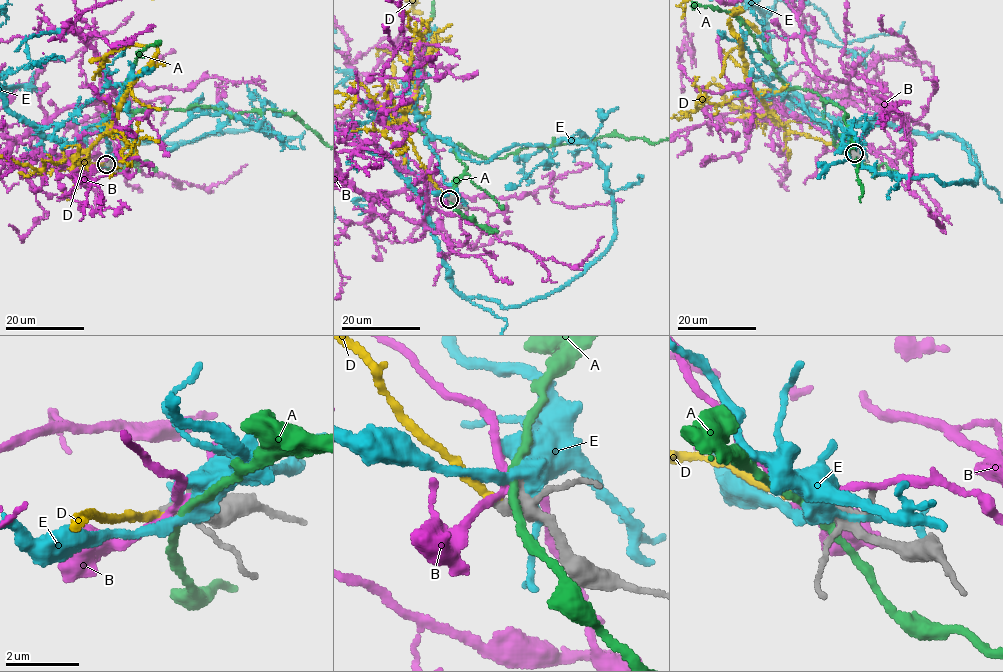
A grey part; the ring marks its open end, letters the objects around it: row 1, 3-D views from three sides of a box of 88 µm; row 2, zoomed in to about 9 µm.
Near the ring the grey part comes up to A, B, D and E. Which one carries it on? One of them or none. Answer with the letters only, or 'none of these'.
D

